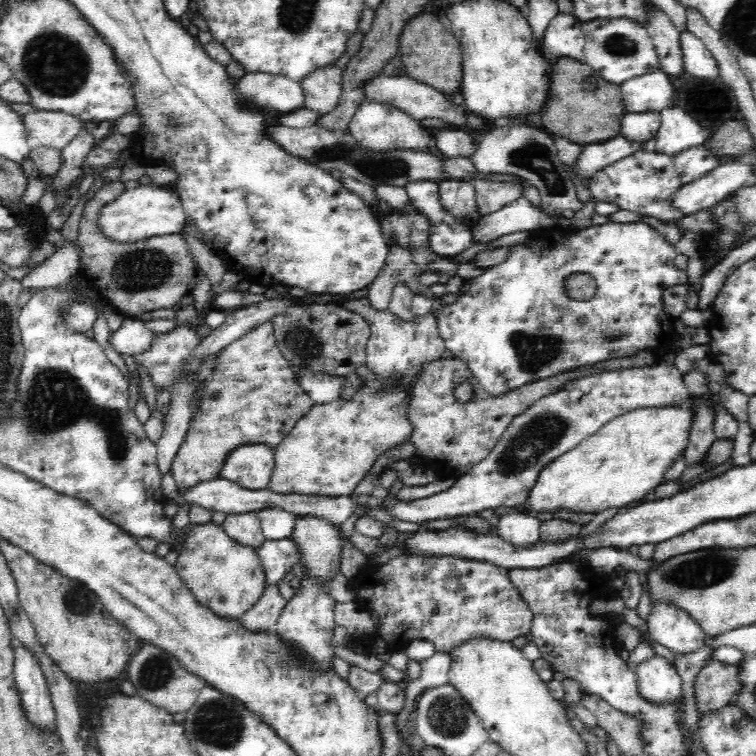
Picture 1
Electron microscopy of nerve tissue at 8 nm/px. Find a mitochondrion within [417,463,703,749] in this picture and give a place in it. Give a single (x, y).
(447, 714)

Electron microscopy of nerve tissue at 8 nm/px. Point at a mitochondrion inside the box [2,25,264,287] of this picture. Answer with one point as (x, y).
(56, 65)

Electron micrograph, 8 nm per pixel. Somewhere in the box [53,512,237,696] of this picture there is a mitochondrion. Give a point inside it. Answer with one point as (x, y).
(155, 672)

